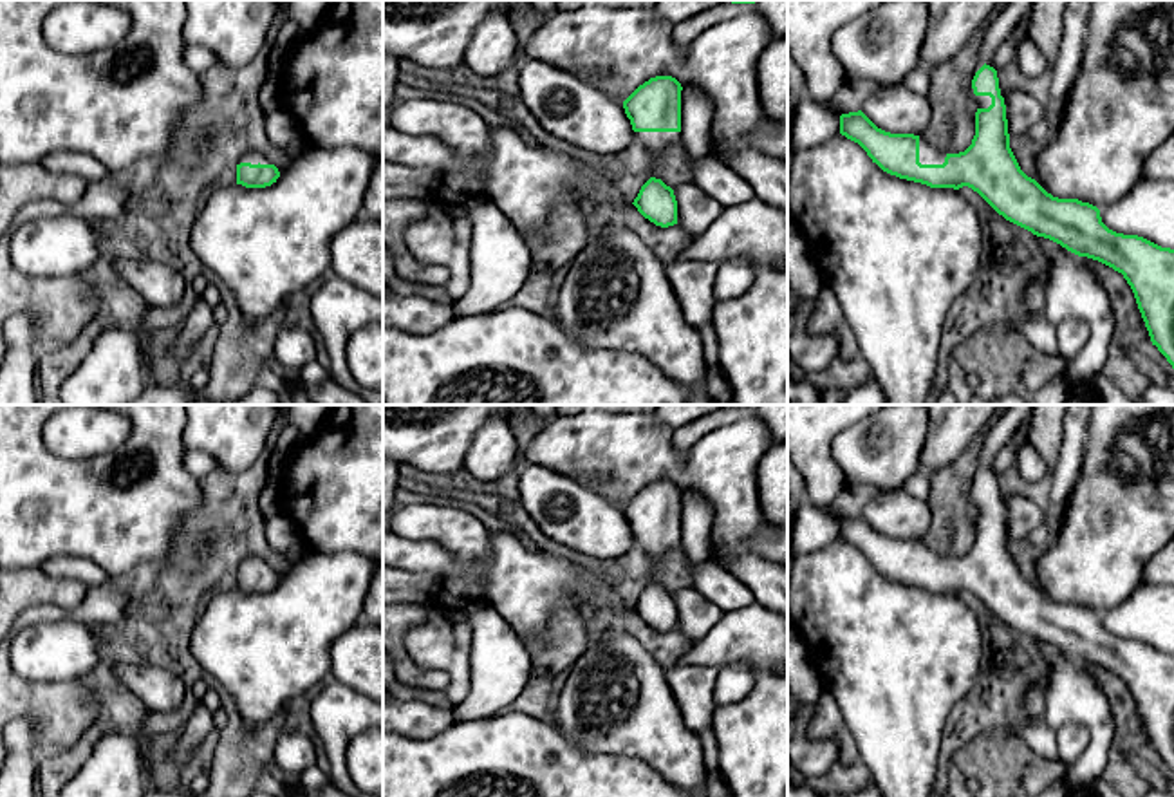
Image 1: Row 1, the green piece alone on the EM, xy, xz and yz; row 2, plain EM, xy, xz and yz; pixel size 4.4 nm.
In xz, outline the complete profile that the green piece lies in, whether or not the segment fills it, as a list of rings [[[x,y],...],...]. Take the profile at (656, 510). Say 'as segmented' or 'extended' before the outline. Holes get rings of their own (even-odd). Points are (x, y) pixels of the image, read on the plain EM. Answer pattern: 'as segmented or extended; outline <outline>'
extended; outline [[[656,481],[623,506],[636,548],[656,562],[666,553],[681,549],[681,495],[676,483]]]

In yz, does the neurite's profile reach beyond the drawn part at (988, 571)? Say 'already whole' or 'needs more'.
needs more

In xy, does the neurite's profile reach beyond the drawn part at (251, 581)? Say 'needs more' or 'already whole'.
needs more

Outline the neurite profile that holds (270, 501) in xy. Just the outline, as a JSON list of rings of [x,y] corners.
[[[278,484],[264,488],[264,492],[260,495],[260,511],[262,511],[264,519],[271,519],[278,513],[284,513]]]

